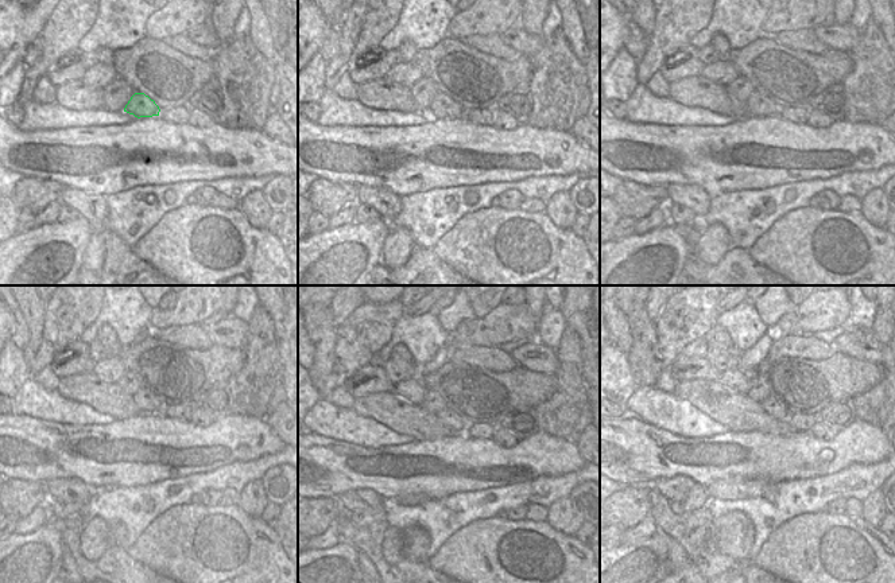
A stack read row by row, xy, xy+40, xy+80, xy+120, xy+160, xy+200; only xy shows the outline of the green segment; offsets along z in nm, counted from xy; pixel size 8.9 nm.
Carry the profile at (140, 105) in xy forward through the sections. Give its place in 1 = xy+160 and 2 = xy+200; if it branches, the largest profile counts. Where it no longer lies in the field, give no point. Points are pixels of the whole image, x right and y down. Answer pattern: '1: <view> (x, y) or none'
1: xy+160 (471, 405)
2: xy+200 (773, 405)

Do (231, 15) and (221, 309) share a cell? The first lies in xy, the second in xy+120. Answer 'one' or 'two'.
two

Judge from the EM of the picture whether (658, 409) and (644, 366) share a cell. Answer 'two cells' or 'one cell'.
two cells

